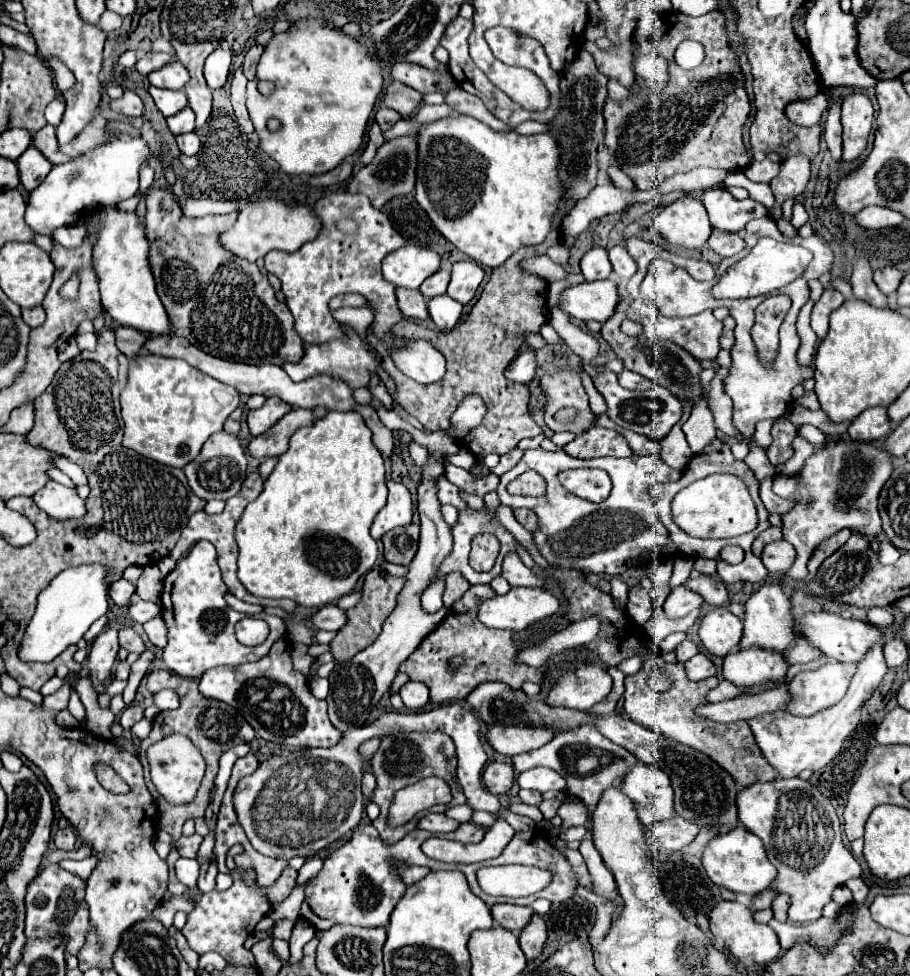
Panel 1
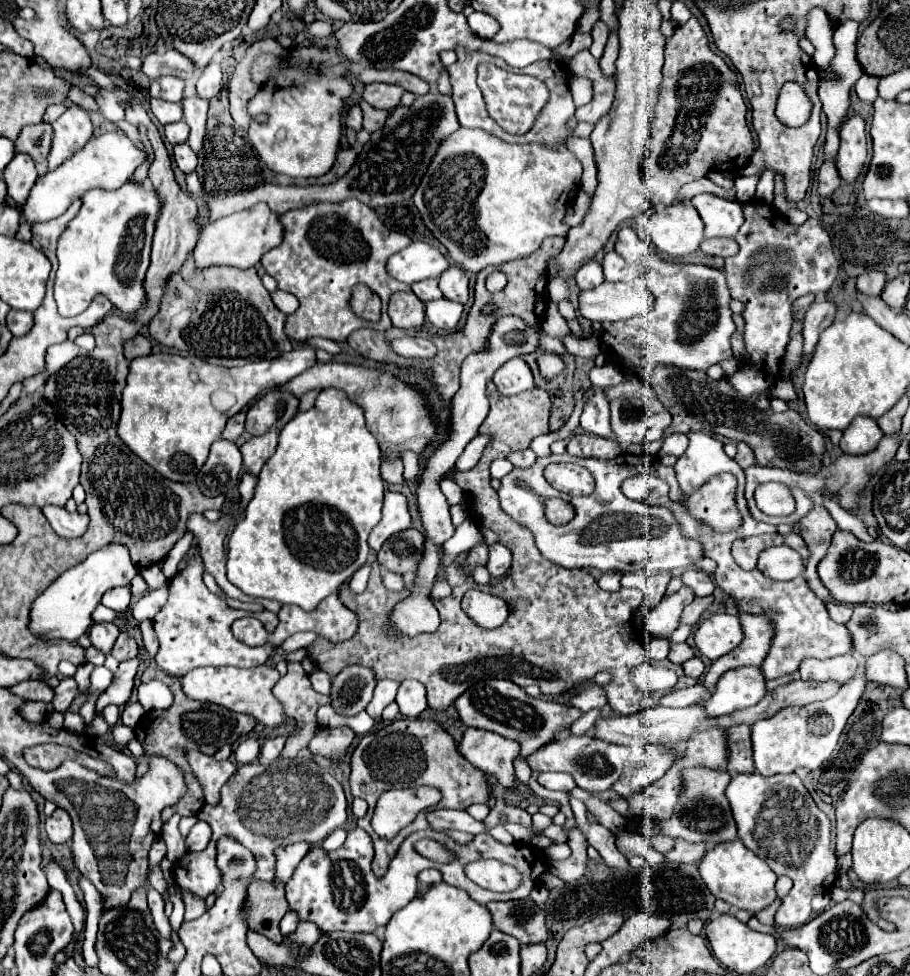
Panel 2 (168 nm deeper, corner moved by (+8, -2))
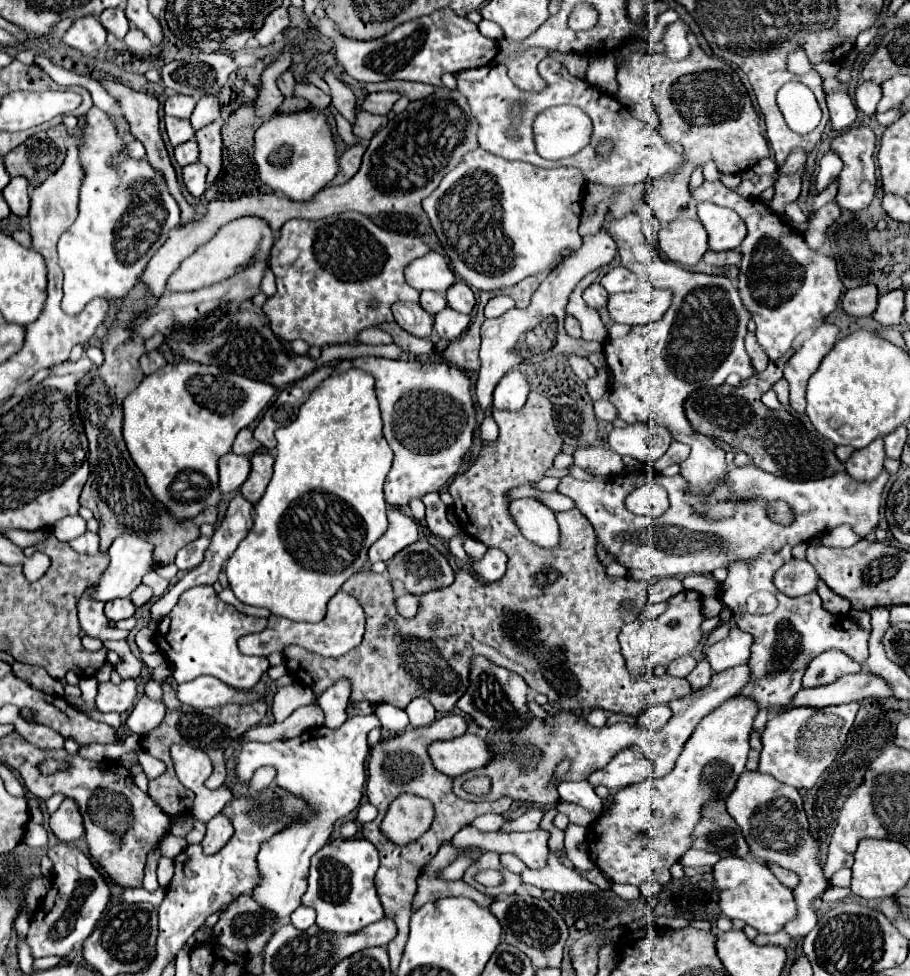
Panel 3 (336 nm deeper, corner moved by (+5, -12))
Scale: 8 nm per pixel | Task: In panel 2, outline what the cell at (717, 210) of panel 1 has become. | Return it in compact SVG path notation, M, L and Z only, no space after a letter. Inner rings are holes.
M698 194L690 200L698 210L706 230L706 238L714 236L736 236L740 226L744 224L742 206L734 200L724 200L714 194Z

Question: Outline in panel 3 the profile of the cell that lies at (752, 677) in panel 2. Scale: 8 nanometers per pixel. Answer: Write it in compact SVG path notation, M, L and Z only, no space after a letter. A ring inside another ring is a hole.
M737 694L725 700L697 724L669 776L663 780L649 778L615 794L611 808L587 834L589 856L609 880L635 886L647 880L659 884L671 880L669 868L691 848L691 830L701 818L705 800L725 800L745 770L751 724L757 712L759 706L749 696Z

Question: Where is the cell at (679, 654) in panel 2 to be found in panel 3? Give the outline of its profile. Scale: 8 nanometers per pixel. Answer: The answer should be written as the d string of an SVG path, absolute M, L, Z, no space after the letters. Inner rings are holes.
M691 654L681 656L681 658L673 660L673 662L667 666L667 674L671 674L671 676L679 676L679 678L685 678L685 676L691 672L691 668L693 668L695 664L697 664L697 662L695 662L695 658L693 658Z

